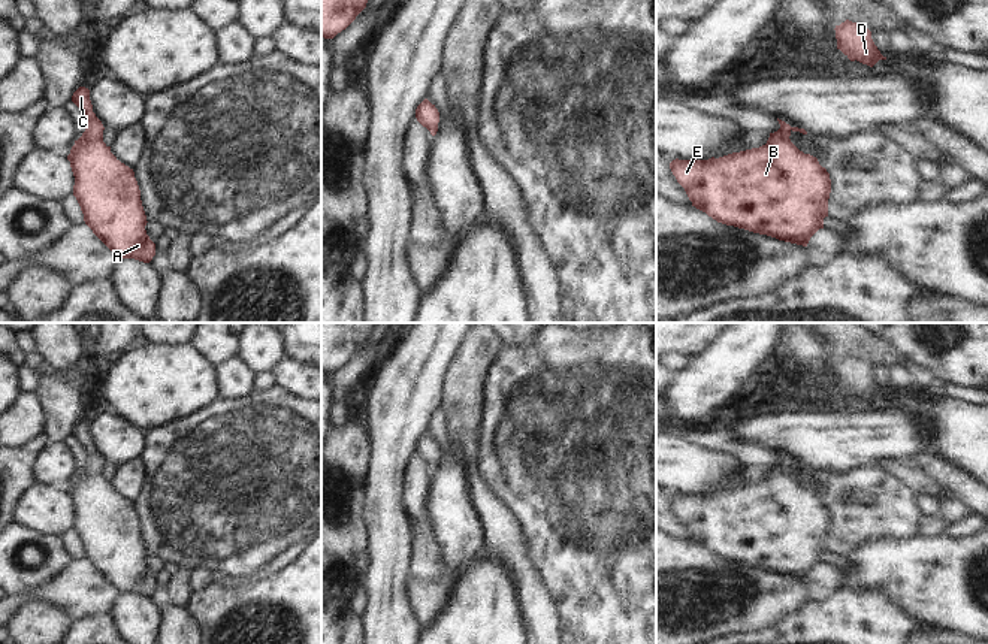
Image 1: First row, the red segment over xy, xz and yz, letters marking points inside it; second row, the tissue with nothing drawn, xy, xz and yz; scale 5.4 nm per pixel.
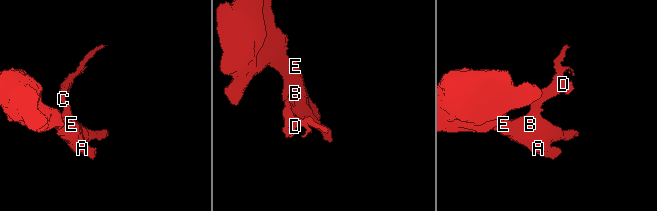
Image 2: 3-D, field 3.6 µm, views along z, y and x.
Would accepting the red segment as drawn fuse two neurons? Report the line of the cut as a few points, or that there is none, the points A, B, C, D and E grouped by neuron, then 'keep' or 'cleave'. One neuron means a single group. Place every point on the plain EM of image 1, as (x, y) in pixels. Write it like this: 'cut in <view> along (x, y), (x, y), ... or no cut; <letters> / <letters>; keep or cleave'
no cut; A B C D E; keep

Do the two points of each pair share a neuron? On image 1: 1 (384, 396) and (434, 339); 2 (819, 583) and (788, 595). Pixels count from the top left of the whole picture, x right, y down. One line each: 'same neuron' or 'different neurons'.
1: same neuron
2: different neurons

